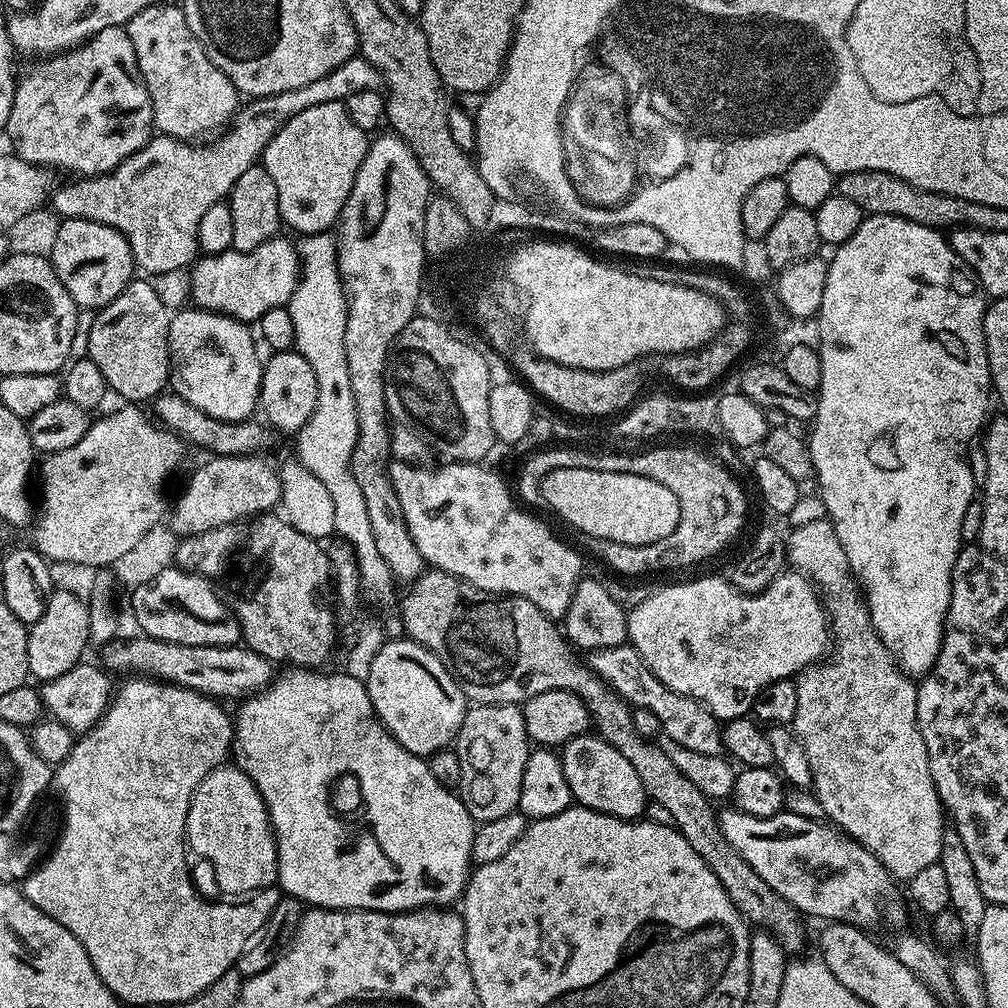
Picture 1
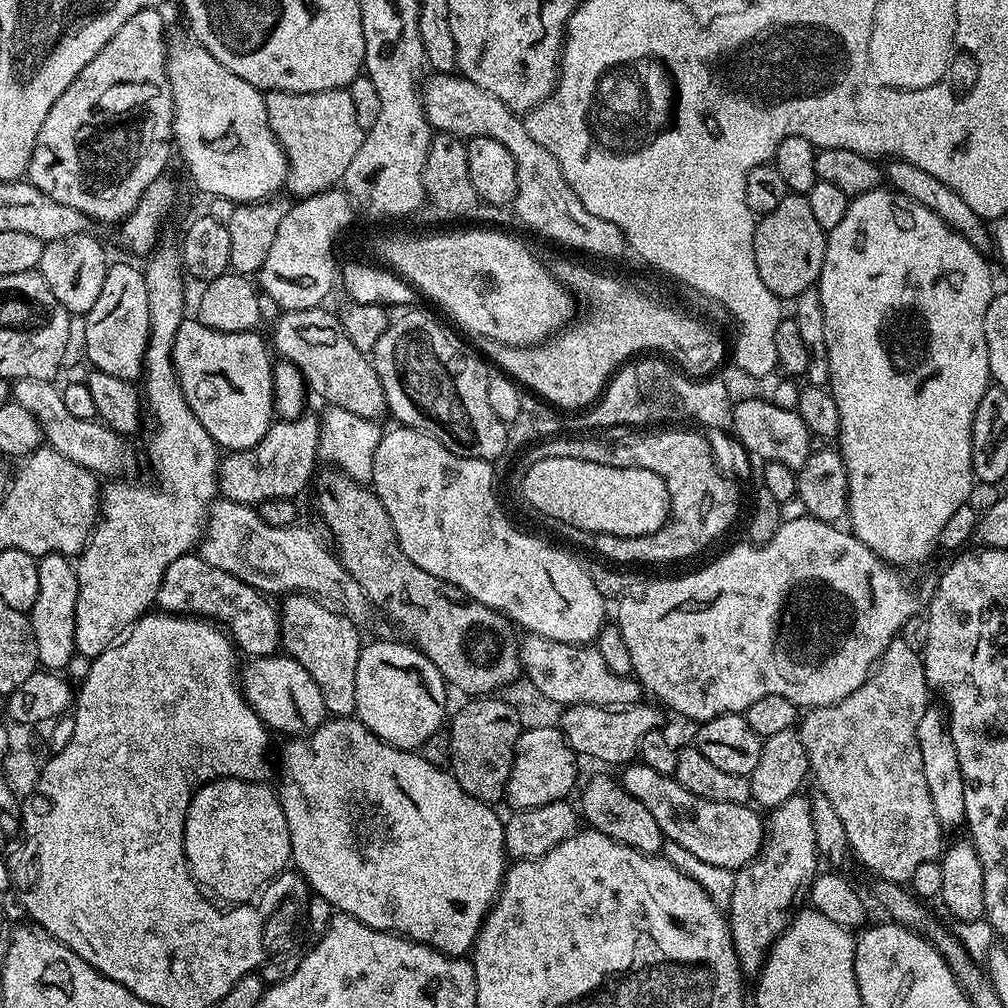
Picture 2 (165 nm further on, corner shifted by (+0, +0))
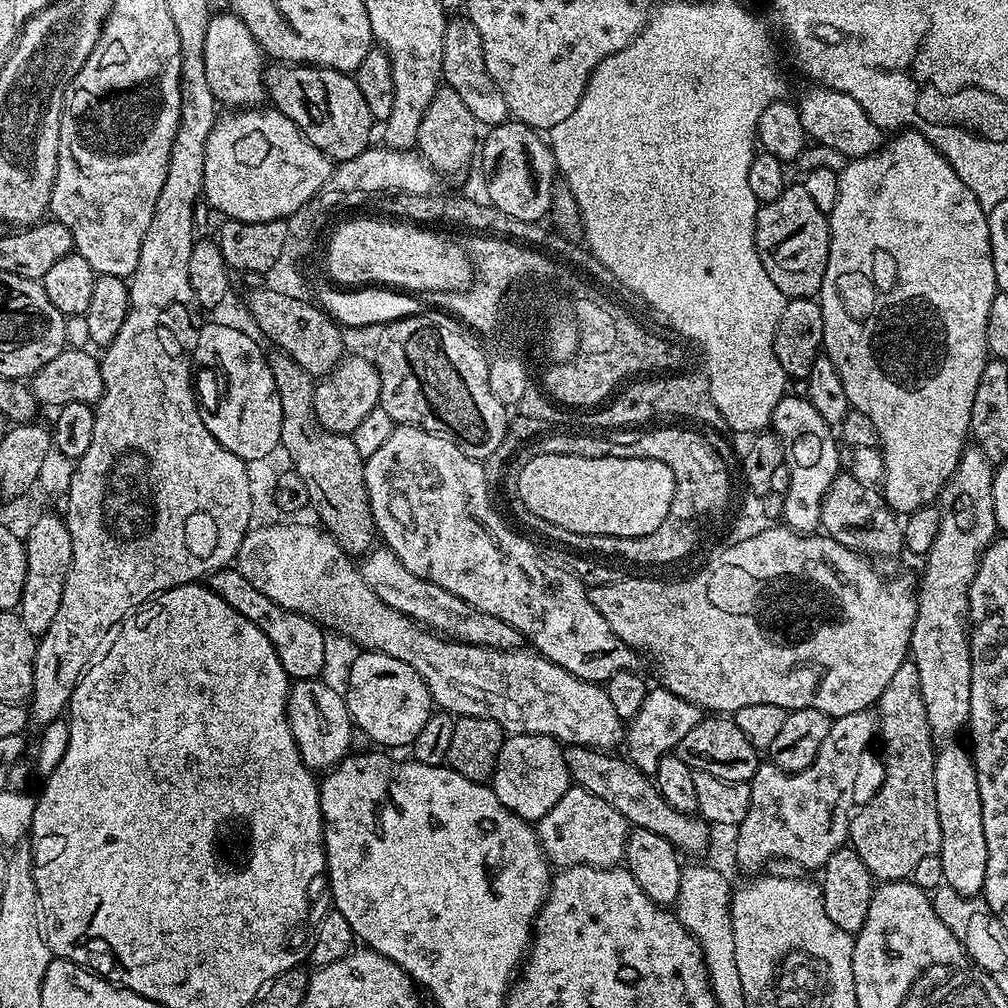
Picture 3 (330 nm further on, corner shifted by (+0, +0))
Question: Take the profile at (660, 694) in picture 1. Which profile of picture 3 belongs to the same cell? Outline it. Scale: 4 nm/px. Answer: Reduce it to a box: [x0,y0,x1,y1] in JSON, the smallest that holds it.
[358,546,525,650]

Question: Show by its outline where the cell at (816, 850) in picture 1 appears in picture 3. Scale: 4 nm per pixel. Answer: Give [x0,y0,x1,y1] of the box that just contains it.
[564,744,713,853]

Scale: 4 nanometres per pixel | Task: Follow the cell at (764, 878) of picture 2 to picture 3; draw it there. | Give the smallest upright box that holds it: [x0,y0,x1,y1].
[735,711,884,874]

